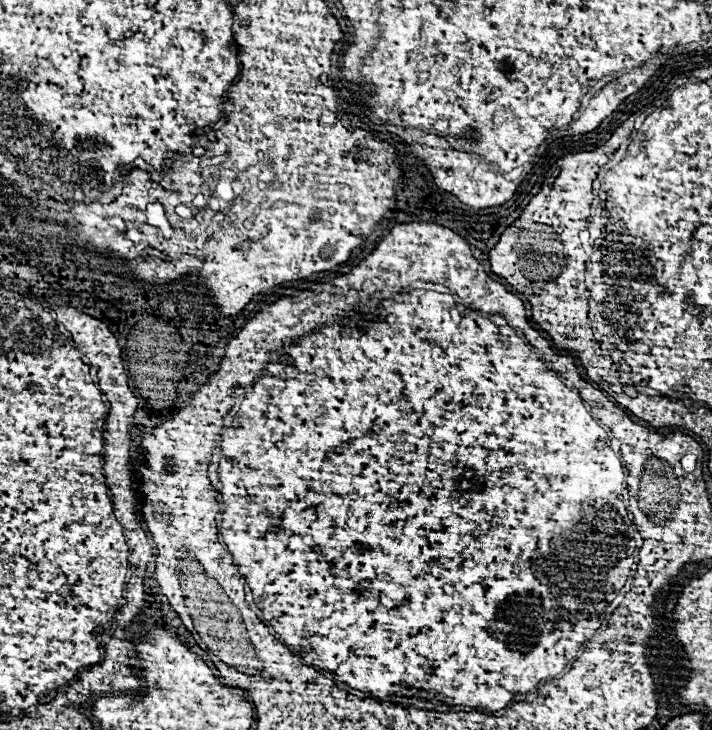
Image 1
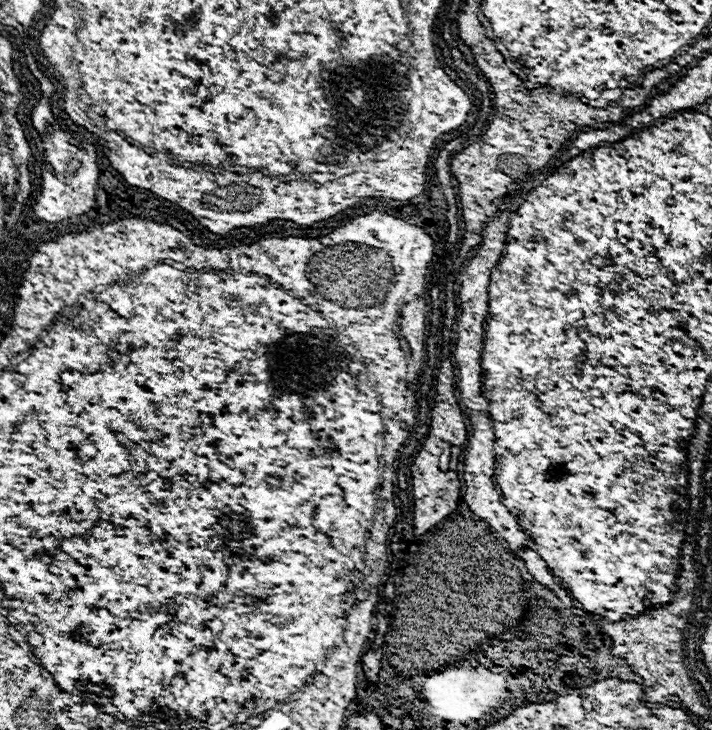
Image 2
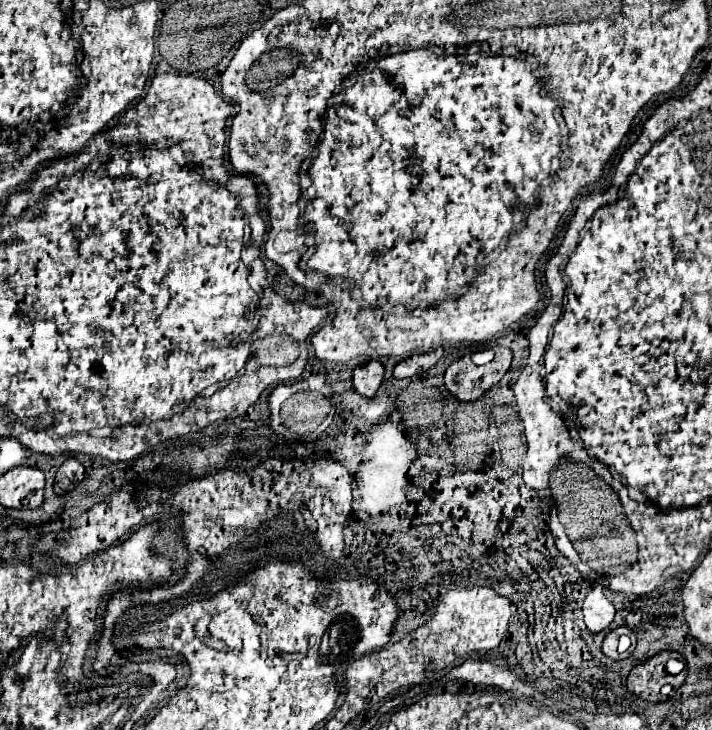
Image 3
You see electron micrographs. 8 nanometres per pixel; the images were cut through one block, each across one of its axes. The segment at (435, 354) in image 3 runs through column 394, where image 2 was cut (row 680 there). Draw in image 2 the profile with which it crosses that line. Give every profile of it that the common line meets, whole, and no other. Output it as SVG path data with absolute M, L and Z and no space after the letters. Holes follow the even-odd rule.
M378 648L370 650L364 658L362 658L362 670L364 670L364 676L368 680L368 684L374 684L378 680L378 672L380 672L380 650L376 652Z

